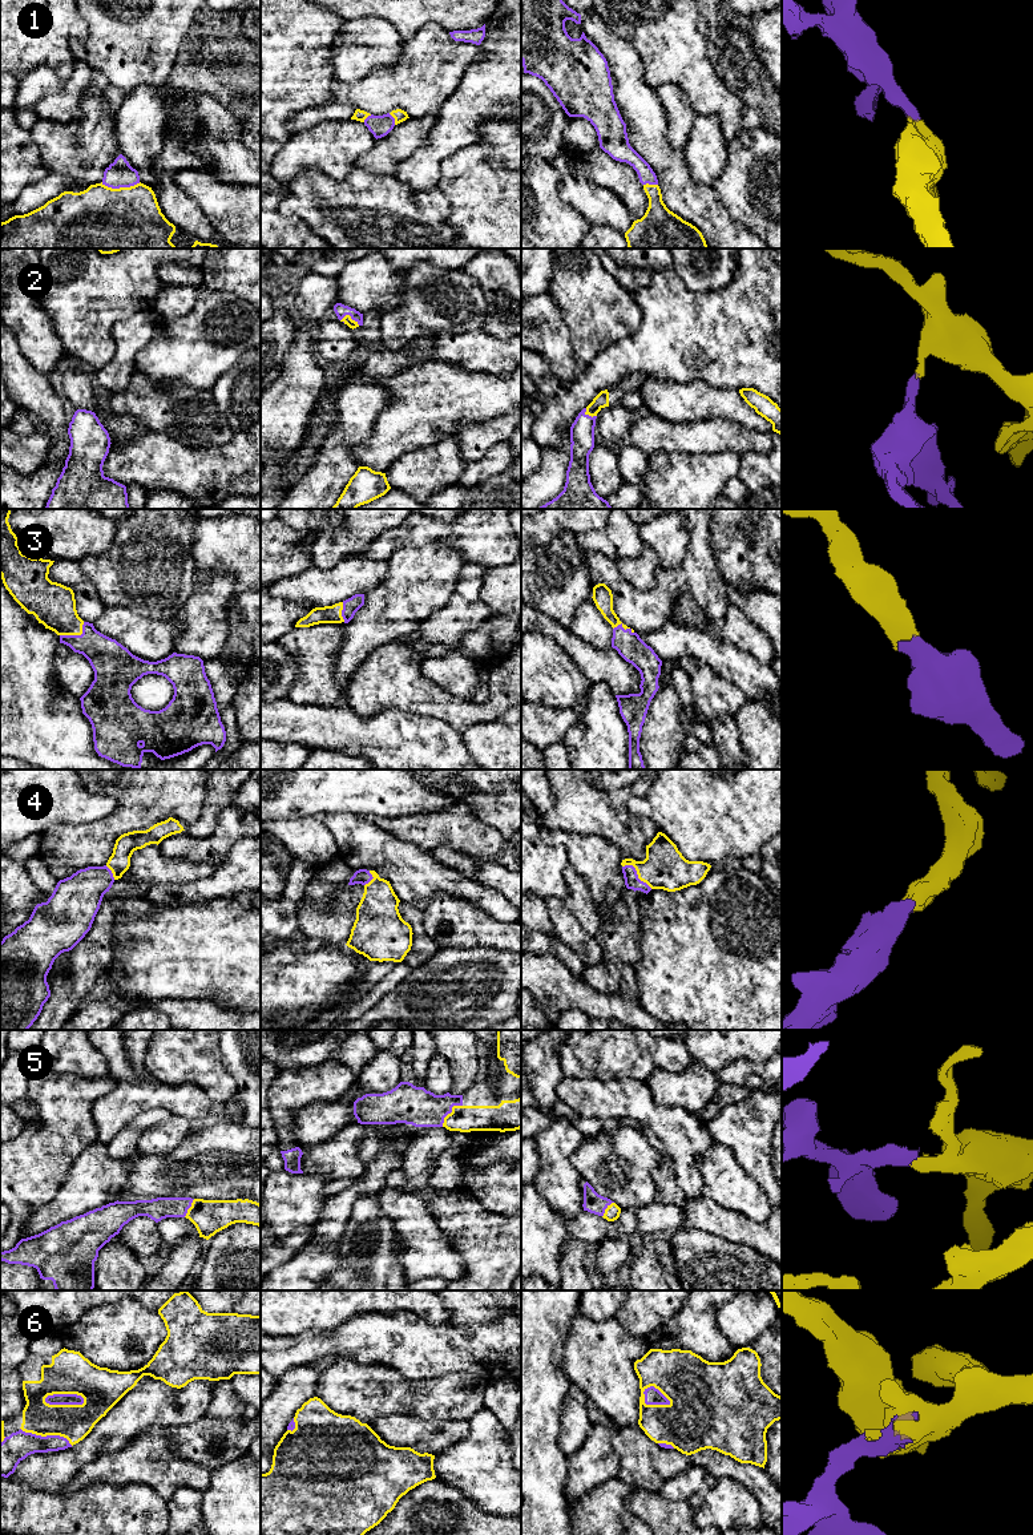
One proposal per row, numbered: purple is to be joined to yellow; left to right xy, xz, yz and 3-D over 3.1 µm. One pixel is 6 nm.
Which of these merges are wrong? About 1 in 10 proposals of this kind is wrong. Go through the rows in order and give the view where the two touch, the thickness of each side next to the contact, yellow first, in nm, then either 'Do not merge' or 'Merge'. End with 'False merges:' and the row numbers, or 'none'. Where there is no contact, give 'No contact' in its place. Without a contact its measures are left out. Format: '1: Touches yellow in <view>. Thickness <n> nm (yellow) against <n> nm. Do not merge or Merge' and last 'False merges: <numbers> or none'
1: Touches yellow in xy. Thickness 500 nm (yellow) against 160 nm. Merge
2: Touches yellow in xz. Thickness 50 nm (yellow) against 80 nm. Merge
3: Touches yellow in xy. Thickness 260 nm (yellow) against 220 nm. Merge
4: Touches yellow in yz. Thickness 260 nm (yellow) against 90 nm. Merge
5: Touches yellow in xz. Thickness 160 nm (yellow) against 240 nm. Merge
6: Touches yellow in xy. Thickness 260 nm (yellow) against 60 nm. Merge
False merges: none

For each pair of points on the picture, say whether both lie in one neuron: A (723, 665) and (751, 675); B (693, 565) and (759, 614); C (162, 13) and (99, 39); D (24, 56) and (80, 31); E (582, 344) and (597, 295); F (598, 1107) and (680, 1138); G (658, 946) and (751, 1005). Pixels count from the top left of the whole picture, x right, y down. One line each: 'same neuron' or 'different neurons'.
A: same neuron
B: different neurons
C: same neuron
D: same neuron
E: same neuron
F: same neuron
G: same neuron

